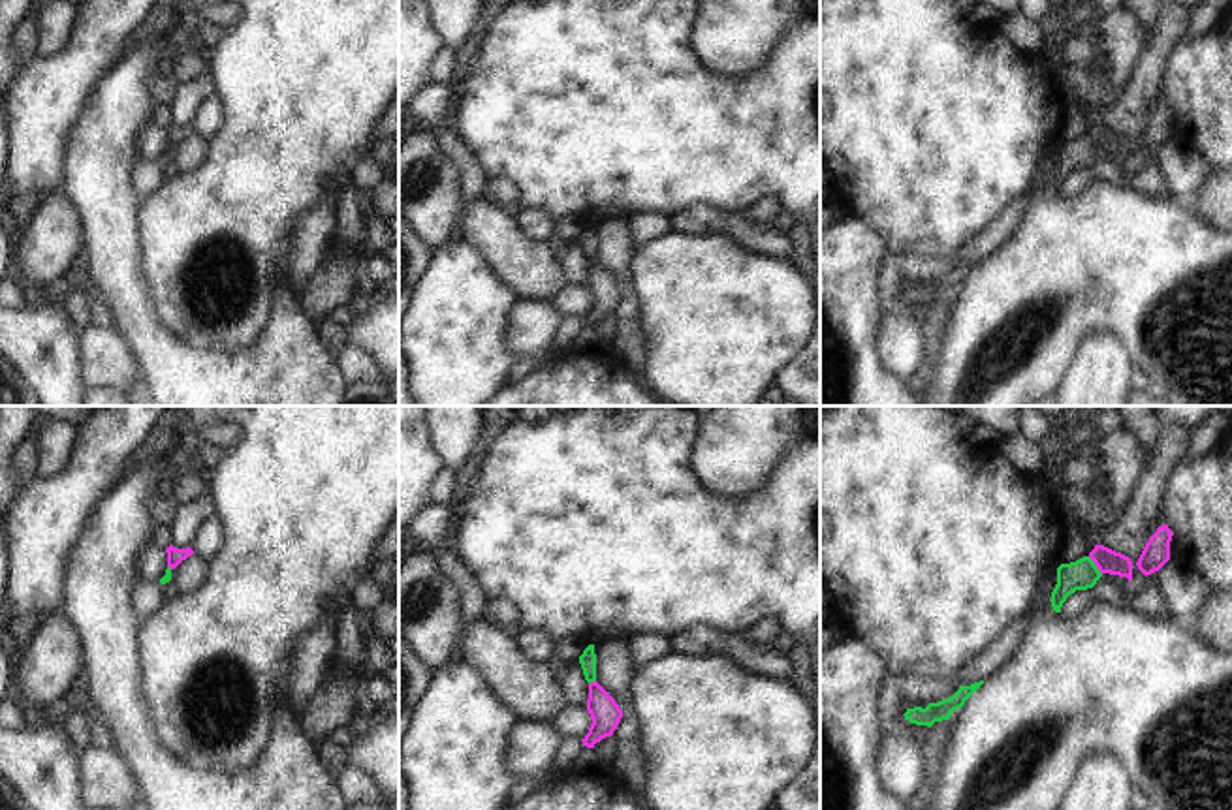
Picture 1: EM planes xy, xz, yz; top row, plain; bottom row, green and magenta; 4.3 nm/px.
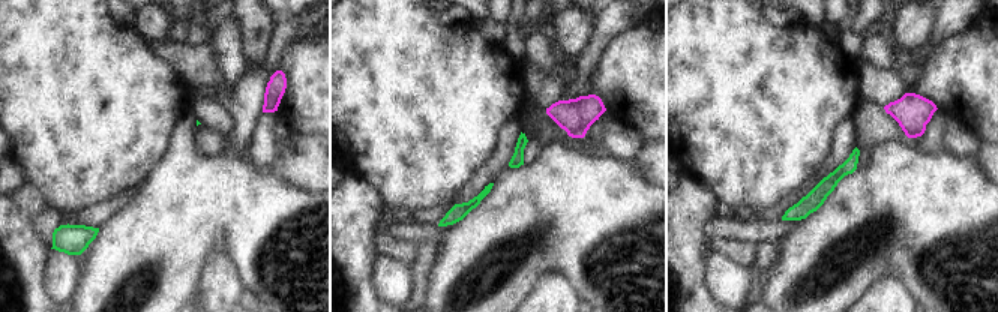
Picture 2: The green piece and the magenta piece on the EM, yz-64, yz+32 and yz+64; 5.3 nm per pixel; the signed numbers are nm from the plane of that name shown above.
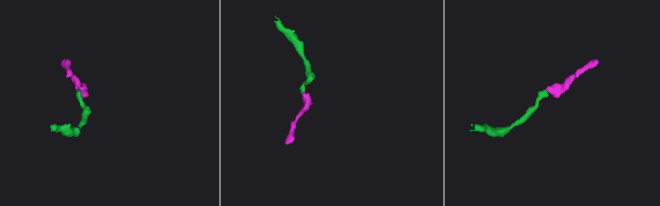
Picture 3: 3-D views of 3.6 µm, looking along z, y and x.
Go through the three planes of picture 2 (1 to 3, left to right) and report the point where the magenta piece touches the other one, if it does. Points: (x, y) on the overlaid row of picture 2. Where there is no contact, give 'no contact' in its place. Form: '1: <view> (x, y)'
1: no contact
2: no contact
3: no contact

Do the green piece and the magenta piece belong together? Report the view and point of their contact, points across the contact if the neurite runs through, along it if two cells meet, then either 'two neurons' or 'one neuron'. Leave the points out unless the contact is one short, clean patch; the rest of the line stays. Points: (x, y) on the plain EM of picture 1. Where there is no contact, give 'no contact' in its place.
yz (1095, 145) | across yz (1082, 153), (1095, 145), (1106, 140) | one neuron

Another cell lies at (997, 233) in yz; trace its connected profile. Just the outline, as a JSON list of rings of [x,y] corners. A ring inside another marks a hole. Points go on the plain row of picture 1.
[[[1051,148],[1036,162],[1029,190],[1019,195],[1012,205],[1008,205],[986,229],[982,229],[974,237],[969,246],[965,246],[956,256],[959,265],[971,265],[974,261],[986,259],[1010,241],[1010,237],[1018,231],[1025,212],[1036,203],[1040,194],[1046,190],[1055,164],[1057,148]]]

